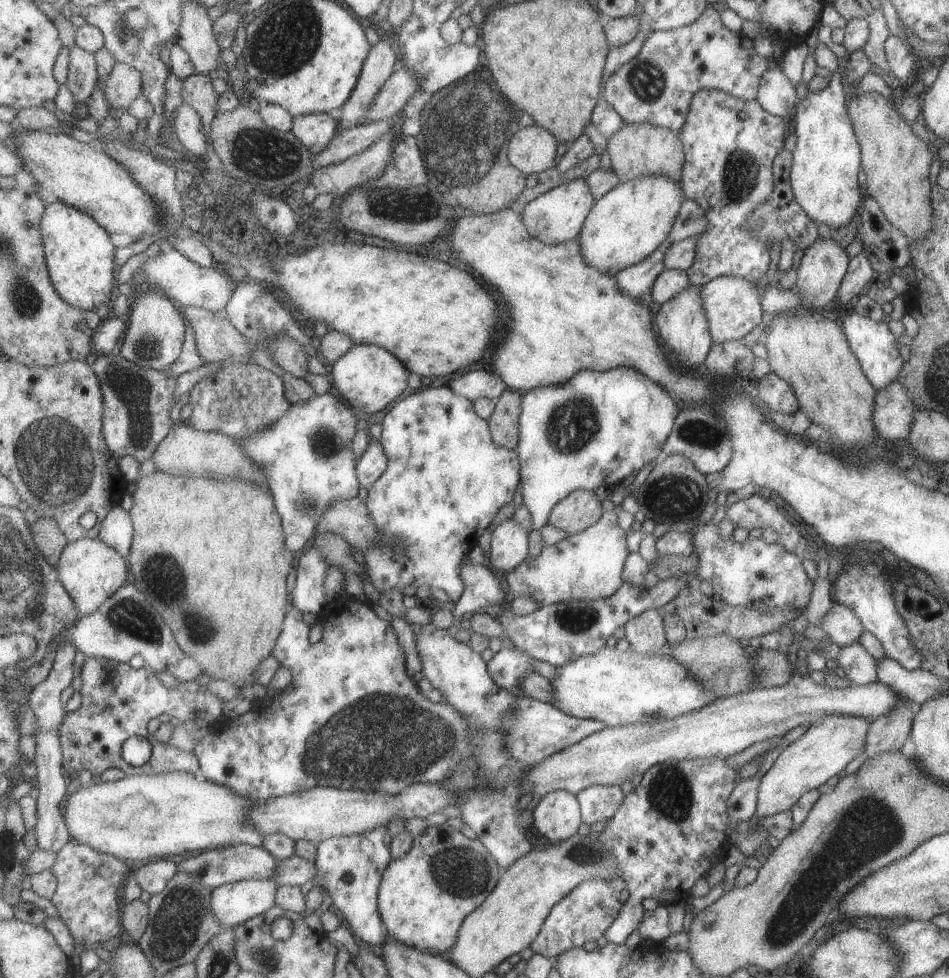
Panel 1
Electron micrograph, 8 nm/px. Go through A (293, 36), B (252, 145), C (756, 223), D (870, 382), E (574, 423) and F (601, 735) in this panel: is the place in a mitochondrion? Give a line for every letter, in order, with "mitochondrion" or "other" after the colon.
A: mitochondrion
B: mitochondrion
C: mitochondrion
D: other
E: mitochondrion
F: other

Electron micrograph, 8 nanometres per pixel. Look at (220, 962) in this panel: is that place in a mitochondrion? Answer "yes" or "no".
yes

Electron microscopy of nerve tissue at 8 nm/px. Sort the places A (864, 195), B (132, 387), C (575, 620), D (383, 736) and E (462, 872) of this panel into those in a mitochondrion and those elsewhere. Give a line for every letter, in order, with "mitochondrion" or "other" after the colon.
A: other
B: mitochondrion
C: mitochondrion
D: mitochondrion
E: mitochondrion

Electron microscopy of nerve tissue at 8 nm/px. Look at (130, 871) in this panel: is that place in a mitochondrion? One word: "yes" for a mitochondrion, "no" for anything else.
no

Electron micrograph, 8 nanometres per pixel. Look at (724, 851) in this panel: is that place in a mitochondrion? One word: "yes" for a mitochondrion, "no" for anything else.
no

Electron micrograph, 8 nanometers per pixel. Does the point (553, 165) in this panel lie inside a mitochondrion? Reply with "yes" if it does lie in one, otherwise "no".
no

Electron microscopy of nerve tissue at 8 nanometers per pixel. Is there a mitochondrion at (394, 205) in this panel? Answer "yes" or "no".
yes

